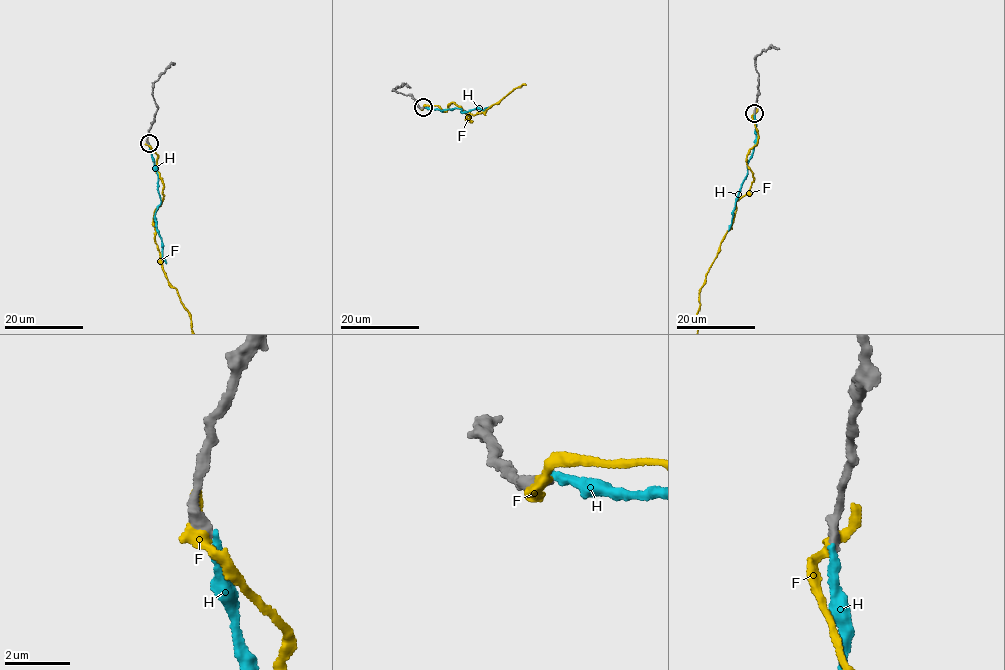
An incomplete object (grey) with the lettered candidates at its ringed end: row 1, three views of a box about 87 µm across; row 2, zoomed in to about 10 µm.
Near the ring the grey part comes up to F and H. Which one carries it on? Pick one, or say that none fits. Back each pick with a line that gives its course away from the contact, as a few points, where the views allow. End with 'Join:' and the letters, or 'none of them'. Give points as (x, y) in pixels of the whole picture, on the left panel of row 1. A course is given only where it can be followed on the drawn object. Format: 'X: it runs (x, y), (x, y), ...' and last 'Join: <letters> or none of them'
H: it runs (148, 144), (158, 178), (160, 204), (155, 223), (166, 263)
Join: H

